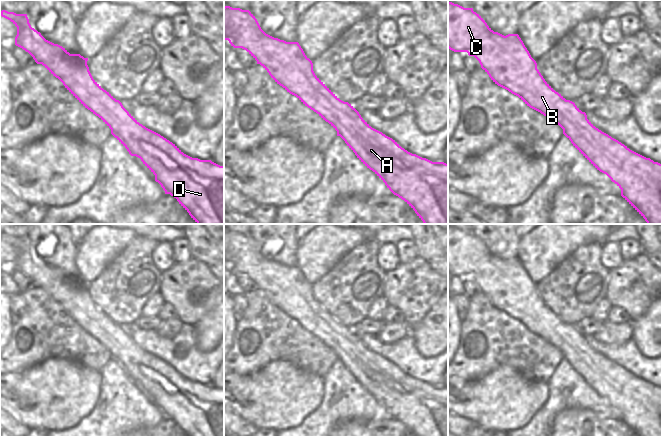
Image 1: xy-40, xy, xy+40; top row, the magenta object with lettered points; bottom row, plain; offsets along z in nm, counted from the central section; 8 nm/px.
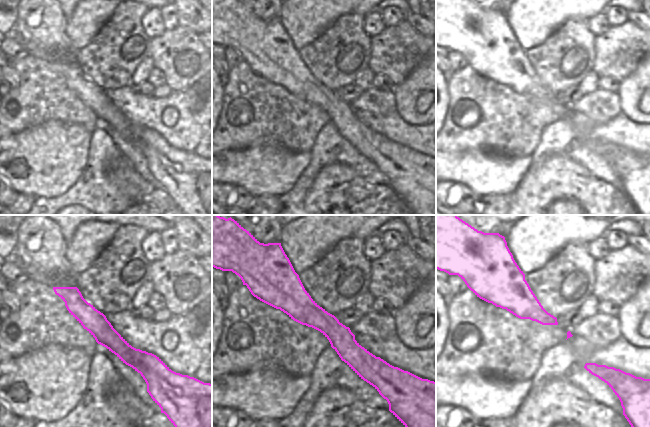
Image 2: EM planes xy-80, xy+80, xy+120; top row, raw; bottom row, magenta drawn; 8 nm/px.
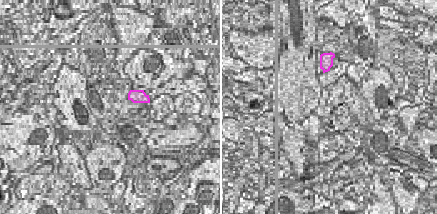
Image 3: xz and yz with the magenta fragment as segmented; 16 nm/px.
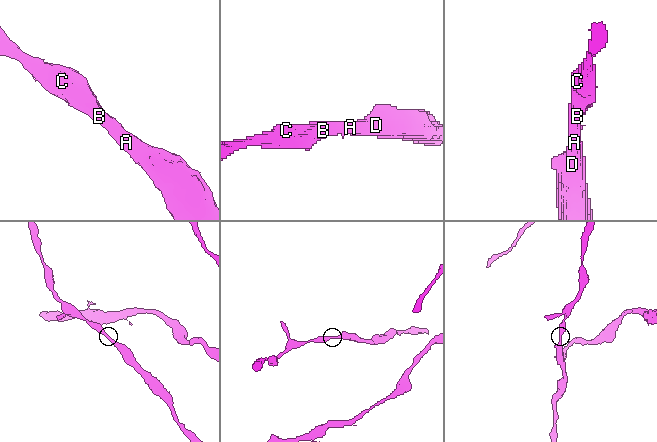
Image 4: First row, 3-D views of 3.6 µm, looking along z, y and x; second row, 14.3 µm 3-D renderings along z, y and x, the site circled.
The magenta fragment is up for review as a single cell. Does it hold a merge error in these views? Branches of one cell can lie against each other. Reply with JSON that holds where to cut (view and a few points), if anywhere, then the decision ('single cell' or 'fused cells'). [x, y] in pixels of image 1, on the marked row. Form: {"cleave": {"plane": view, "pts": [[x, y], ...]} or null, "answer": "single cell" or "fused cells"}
{"cleave": null, "answer": "single cell"}

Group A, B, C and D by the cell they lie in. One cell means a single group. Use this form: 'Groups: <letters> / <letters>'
Groups: A B C D

